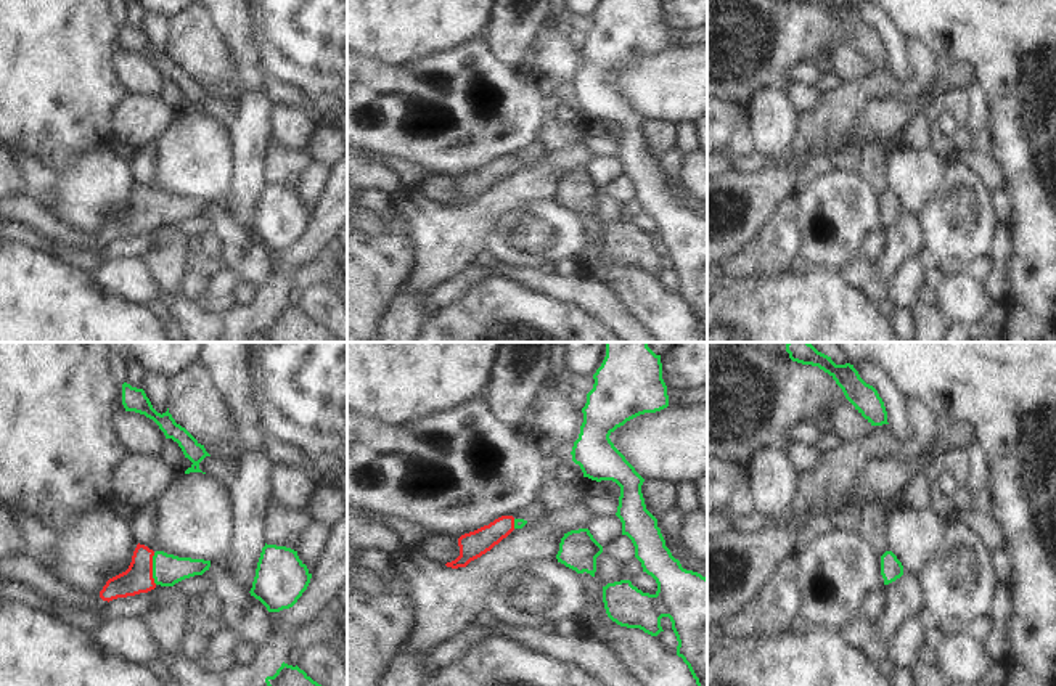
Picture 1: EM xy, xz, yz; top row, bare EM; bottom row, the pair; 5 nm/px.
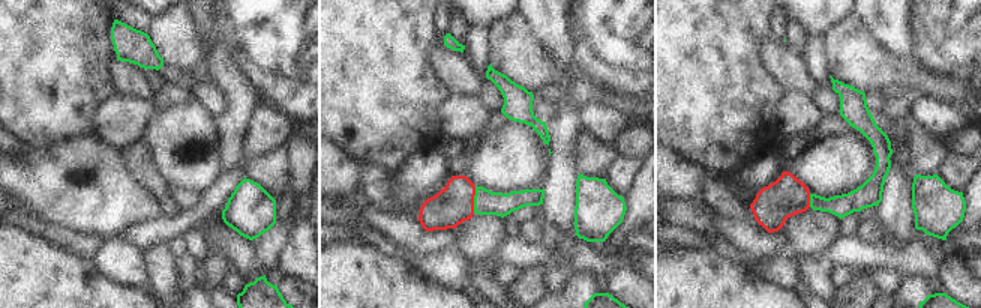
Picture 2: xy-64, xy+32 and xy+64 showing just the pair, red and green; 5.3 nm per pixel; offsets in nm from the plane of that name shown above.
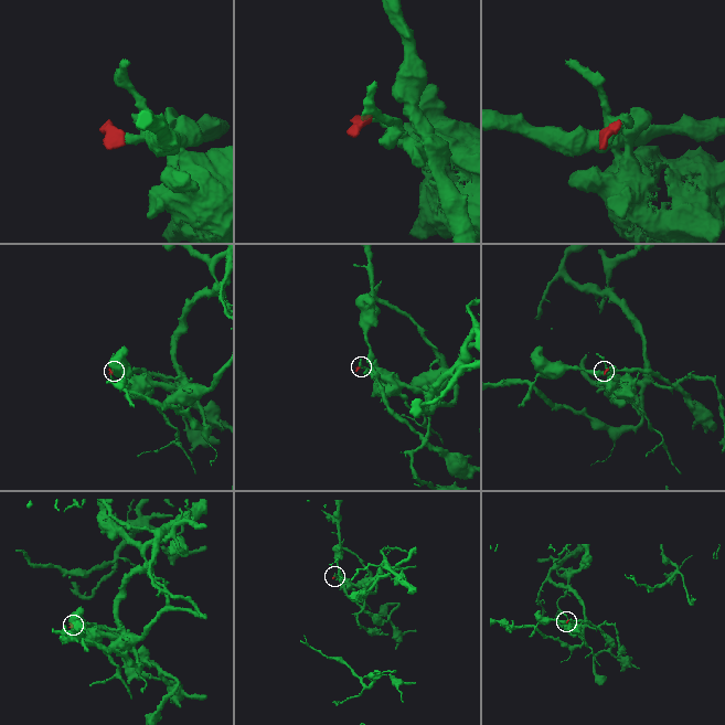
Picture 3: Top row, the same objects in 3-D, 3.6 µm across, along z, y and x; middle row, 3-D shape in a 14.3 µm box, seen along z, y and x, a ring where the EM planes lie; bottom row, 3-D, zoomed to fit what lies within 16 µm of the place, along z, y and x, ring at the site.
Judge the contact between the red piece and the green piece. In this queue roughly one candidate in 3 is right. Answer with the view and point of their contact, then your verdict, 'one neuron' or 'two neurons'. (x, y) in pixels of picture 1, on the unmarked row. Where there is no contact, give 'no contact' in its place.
xy (151, 209) | one neuron

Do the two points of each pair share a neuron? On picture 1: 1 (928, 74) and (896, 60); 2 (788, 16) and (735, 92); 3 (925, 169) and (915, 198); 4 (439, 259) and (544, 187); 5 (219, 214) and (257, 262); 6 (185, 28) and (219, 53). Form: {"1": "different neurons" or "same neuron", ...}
{"1": "different neurons", "2": "same neuron", "3": "same neuron", "4": "same neuron", "5": "same neuron", "6": "same neuron"}

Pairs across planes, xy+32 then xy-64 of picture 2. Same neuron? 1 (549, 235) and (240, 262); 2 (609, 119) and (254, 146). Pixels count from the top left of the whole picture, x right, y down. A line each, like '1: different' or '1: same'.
1: same
2: same

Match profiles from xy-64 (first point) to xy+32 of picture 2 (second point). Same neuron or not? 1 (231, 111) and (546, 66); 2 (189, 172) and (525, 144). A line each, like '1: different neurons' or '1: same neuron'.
1: different neurons
2: same neuron

